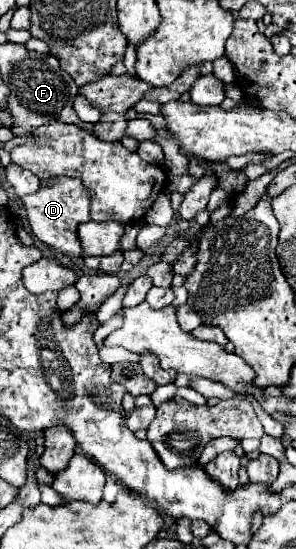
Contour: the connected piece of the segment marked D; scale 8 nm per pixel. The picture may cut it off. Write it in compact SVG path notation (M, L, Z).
M52 176L48 180L40 182L40 190L36 194L26 194L20 200L24 204L32 234L40 242L48 244L50 248L54 248L58 252L66 252L70 256L82 256L76 228L80 222L90 220L90 194L88 194L88 190L84 190L84 184L80 182L80 178Z

